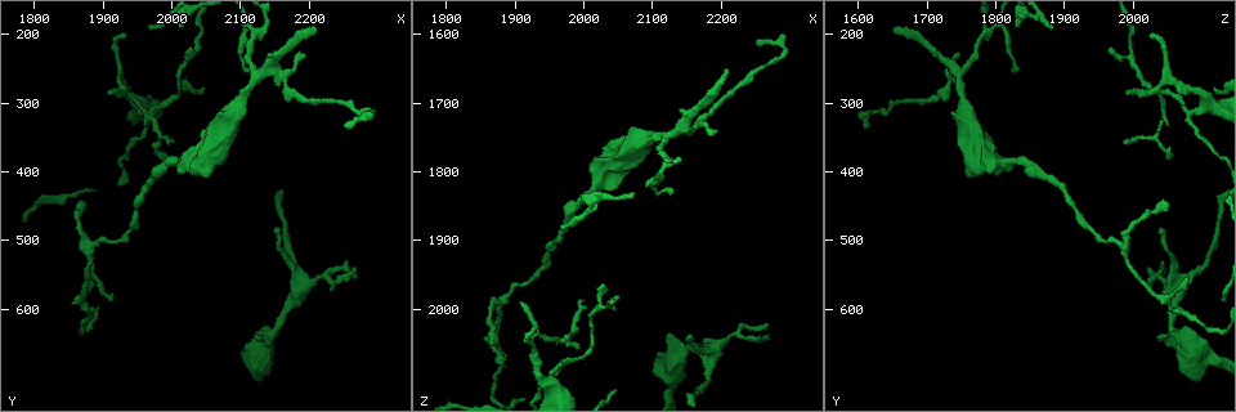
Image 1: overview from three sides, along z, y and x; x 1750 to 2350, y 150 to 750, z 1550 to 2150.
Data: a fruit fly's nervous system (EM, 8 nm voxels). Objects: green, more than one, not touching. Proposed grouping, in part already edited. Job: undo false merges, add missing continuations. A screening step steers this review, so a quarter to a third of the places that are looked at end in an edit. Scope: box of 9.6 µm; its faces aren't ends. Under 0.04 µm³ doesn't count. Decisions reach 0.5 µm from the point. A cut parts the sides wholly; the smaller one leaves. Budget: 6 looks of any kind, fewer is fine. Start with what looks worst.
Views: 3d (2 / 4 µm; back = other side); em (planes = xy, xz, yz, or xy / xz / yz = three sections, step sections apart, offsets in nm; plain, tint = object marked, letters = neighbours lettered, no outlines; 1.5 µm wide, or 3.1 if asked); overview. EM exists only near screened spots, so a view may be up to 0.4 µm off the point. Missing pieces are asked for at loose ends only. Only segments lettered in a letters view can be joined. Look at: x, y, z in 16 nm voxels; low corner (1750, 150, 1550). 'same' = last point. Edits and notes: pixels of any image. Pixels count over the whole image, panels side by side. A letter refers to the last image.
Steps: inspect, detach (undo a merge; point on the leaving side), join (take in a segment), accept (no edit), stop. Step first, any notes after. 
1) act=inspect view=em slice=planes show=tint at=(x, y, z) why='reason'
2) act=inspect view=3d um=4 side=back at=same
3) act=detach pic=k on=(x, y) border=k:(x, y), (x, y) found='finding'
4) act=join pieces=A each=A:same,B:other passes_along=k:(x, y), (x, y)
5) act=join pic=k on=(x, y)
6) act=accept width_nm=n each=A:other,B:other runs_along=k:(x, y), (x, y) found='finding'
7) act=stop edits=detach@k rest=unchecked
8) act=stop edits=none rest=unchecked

act=inspect view=3d um=4 at=(2205, 190, 1650) why='branch stops here'

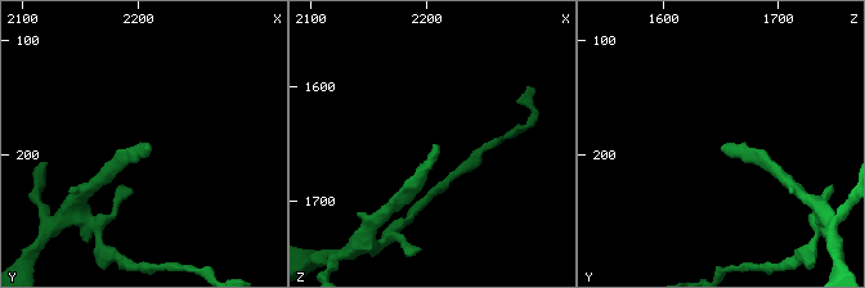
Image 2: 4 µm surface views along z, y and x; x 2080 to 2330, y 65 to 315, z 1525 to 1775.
act=inspect view=em slice=planes show=letters at=(2212, 196, 1650) why='shape alone is not enough'

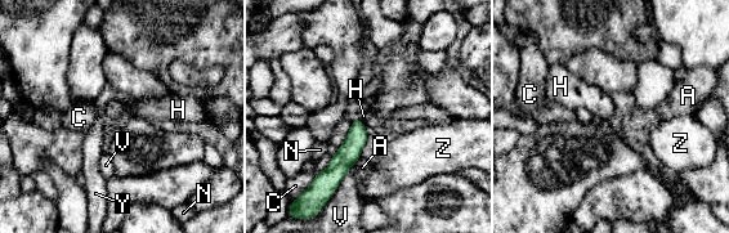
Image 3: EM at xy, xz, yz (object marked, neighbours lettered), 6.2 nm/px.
act=join pieces=H width_nm=130 each=A:other,C:other,H:same,N:other,V:other,Y:other,Z:other passes_along=3:(349, 152), (358, 120), (363, 116) found='the cell continues'

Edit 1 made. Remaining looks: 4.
act=inspect view=overview why='see it whole again'

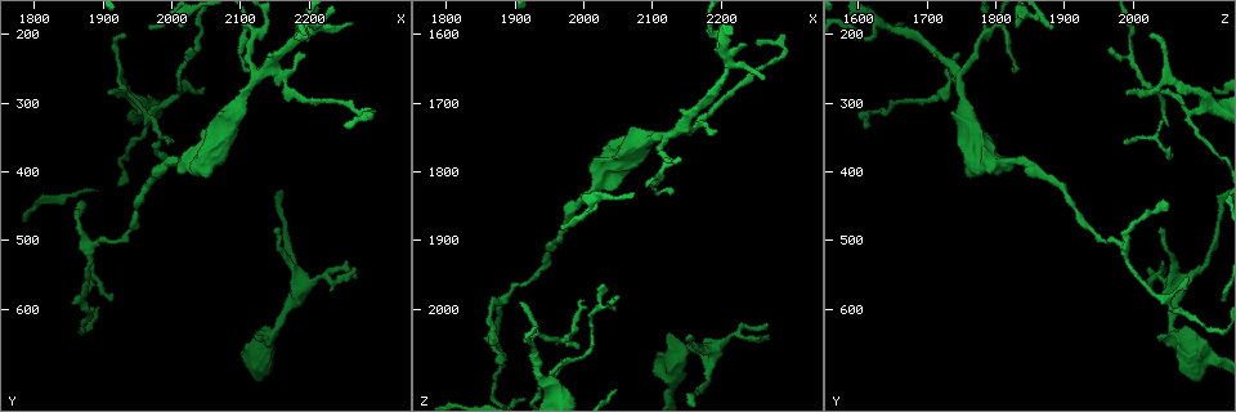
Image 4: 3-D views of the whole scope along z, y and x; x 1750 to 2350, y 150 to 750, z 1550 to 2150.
act=inspect view=3d um=2 at=(1870, 440, 2050) why='thin end'

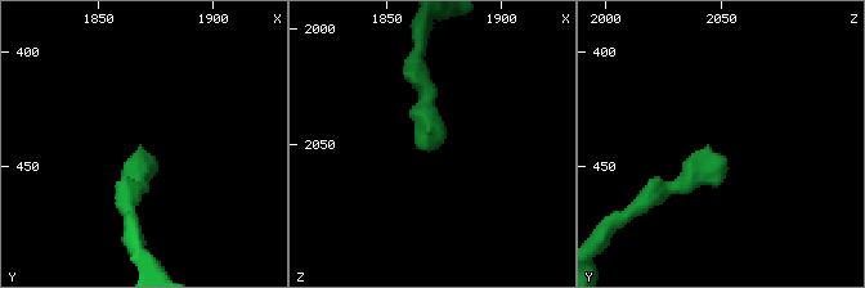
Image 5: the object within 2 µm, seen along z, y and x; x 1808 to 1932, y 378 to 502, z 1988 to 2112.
act=inspect view=em slice=yz step=4 show=letters at=(1866, 446, 2052) why='shape alone is not enough'

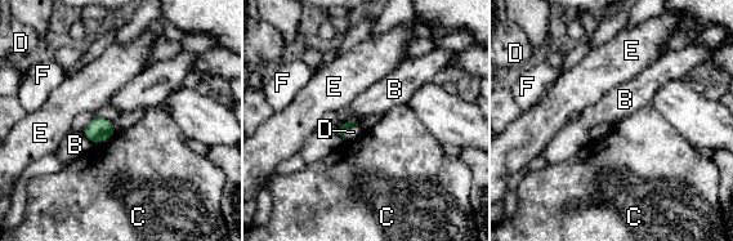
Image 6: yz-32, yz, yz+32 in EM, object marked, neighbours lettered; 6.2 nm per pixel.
act=inspect view=em slice=planes show=letters at=same

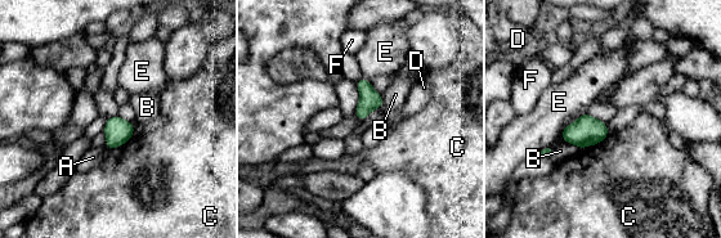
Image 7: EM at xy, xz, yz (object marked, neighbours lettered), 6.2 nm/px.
act=accept each=A:other,B:other,C:other,D:other,E:other,F:other border=7:(133, 134), (122, 144), (106, 149) found='no lettered segment goes on from it'

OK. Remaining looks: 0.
act=stop edits=join@3 rest=unchecked

